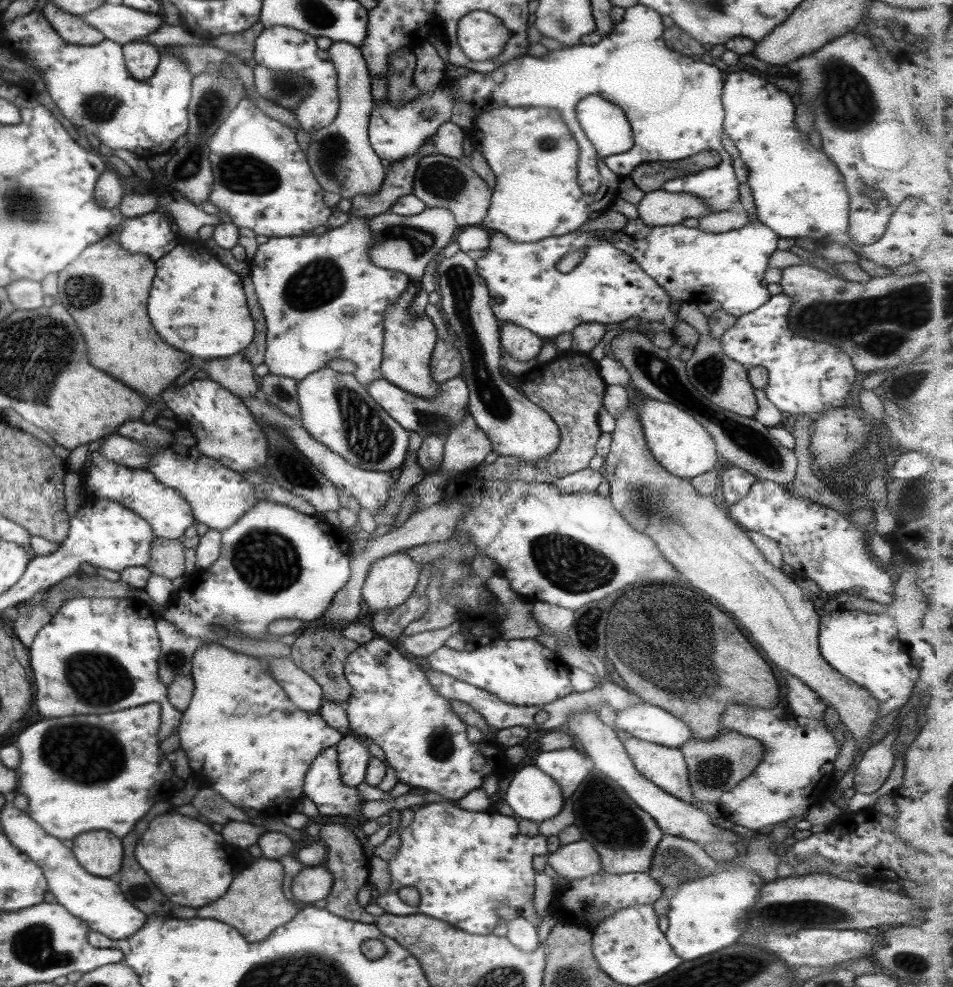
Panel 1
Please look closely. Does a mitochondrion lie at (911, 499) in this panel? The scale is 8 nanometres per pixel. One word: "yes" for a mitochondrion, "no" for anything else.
yes

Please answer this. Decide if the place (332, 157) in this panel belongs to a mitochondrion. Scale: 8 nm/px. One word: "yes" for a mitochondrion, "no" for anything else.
yes

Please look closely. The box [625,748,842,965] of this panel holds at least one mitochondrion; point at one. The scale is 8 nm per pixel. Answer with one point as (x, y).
(675, 864)

